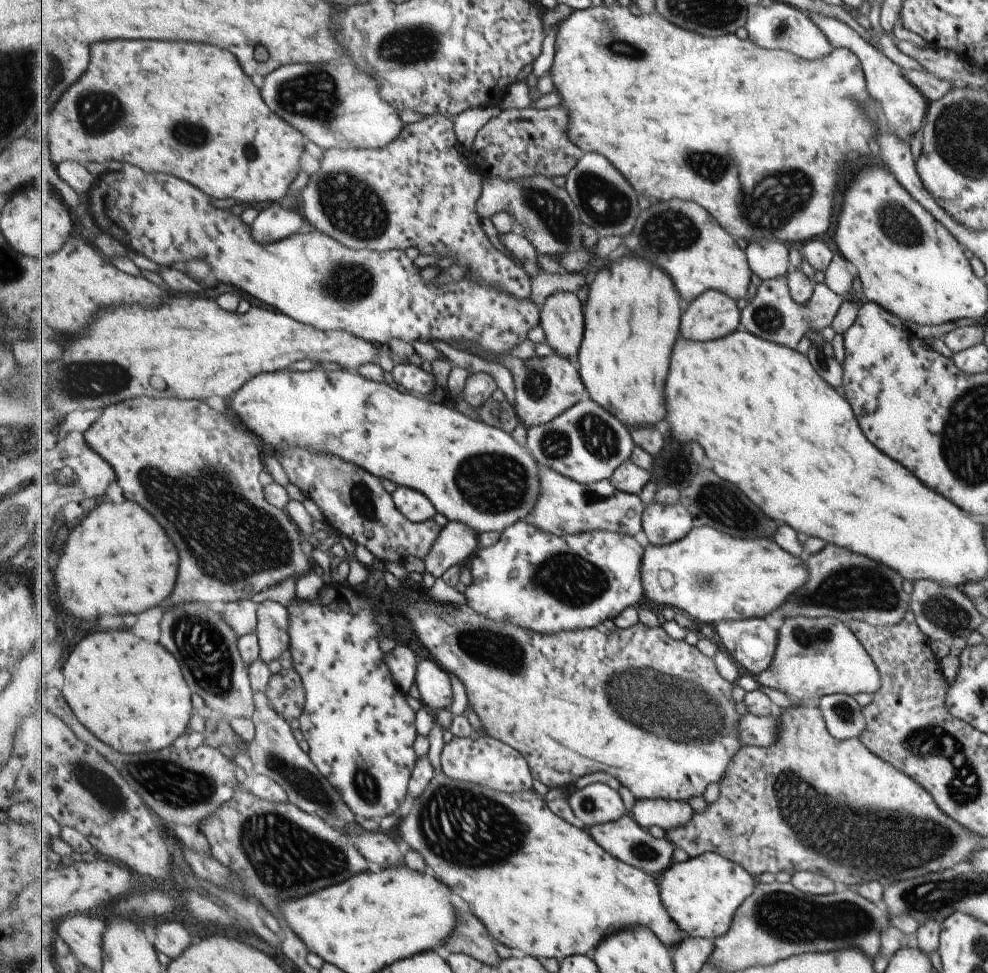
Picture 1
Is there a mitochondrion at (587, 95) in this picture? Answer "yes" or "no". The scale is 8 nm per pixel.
no

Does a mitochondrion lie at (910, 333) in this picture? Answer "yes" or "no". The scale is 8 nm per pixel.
no

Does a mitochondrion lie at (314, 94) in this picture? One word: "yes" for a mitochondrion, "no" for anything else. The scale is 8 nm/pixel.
yes

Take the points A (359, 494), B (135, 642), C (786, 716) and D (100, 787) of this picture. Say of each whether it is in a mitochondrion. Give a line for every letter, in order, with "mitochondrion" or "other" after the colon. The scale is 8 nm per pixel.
A: mitochondrion
B: other
C: other
D: mitochondrion

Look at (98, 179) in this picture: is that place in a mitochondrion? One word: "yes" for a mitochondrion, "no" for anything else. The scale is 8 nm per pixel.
no

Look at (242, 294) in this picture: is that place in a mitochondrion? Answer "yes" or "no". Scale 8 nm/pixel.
no

